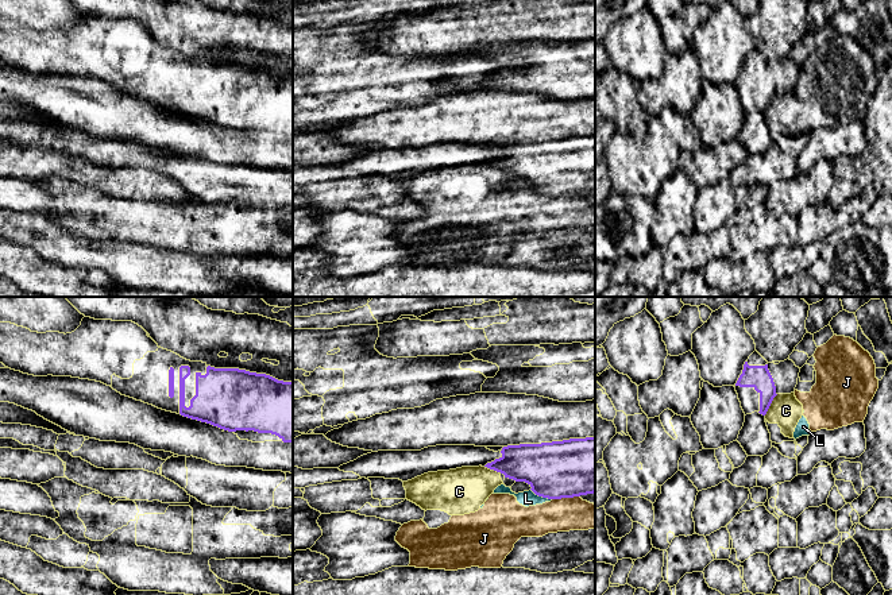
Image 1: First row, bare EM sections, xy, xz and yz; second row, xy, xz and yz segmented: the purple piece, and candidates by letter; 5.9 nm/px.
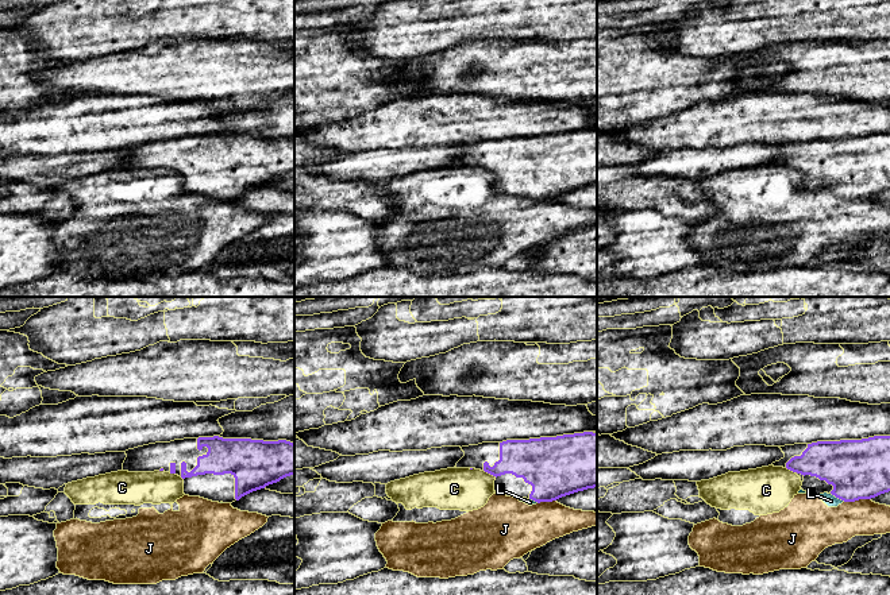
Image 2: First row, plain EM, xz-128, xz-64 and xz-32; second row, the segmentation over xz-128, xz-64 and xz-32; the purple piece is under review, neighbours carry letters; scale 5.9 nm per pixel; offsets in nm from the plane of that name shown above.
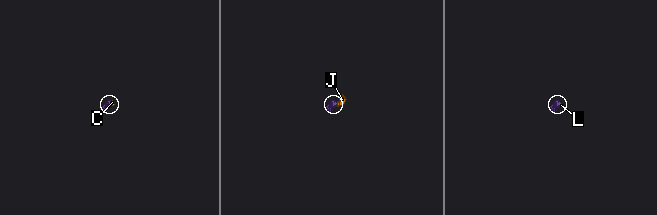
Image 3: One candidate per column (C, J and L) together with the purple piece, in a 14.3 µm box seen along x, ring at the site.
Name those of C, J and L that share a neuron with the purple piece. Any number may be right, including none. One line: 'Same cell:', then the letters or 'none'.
Same cell: none

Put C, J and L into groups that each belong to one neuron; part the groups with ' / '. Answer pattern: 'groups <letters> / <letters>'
groups C J L

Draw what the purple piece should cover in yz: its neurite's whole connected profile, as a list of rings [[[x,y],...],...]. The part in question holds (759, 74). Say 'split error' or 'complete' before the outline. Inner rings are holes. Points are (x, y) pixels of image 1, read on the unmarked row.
split error; [[[754,49],[734,84],[745,113],[754,109],[765,113],[777,92],[795,89],[799,70],[800,66],[789,57],[768,61]]]

